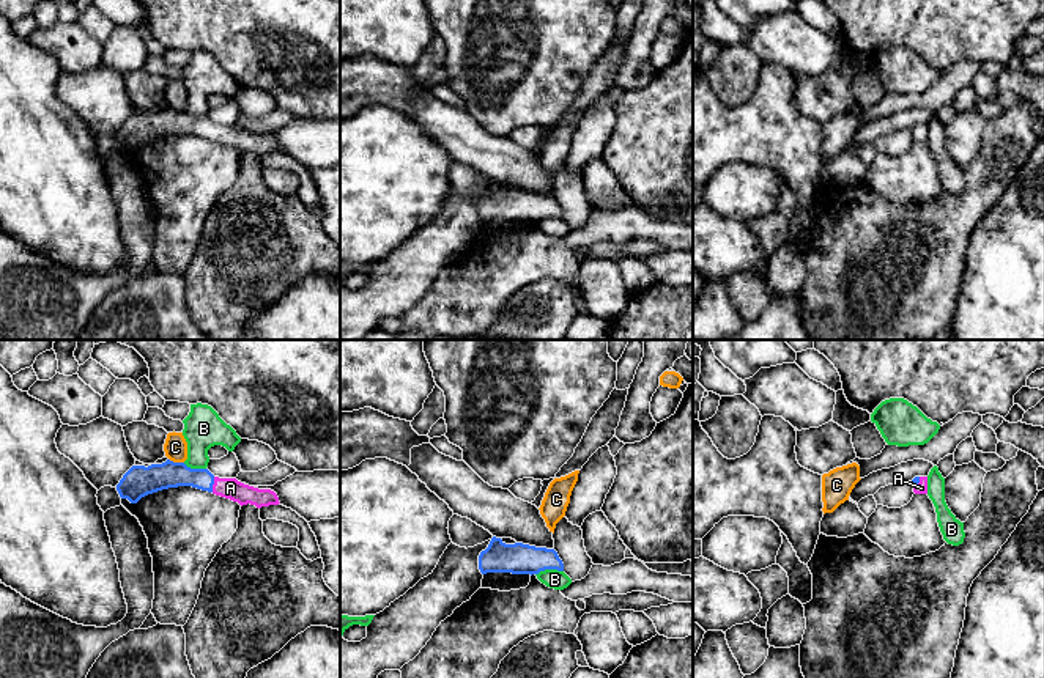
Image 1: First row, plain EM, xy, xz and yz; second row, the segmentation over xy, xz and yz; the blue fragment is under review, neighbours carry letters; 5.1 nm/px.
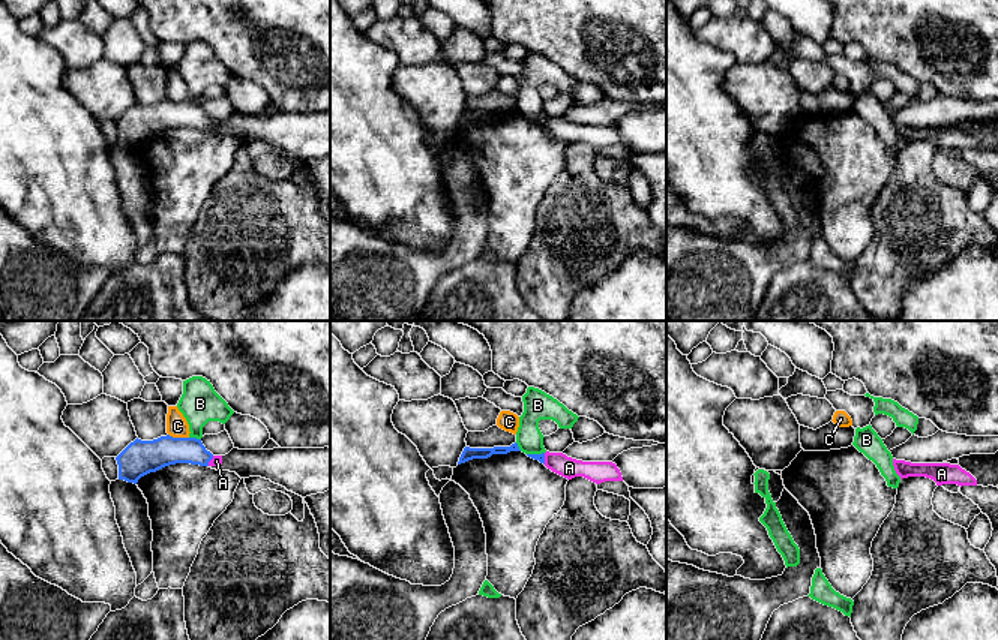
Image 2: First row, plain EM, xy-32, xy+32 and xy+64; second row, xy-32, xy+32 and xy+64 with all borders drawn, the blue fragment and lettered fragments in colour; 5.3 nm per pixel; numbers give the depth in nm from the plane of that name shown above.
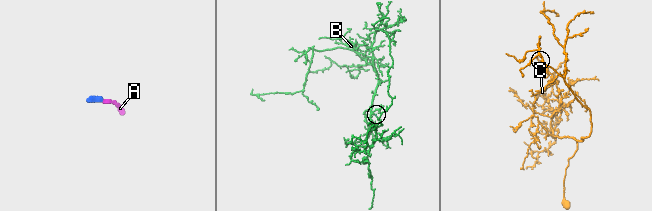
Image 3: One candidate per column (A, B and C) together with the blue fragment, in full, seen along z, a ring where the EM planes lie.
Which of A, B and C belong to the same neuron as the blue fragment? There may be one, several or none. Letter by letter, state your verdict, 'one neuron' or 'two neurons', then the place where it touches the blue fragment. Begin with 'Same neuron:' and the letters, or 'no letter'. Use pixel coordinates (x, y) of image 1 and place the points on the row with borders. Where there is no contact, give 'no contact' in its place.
Same neuron: A
A: one neuron; meets blue in xy at (213, 483)
B: two neurons; meets blue in xz at (548, 568)
C: two neurons; meets blue in xy at (177, 463)

